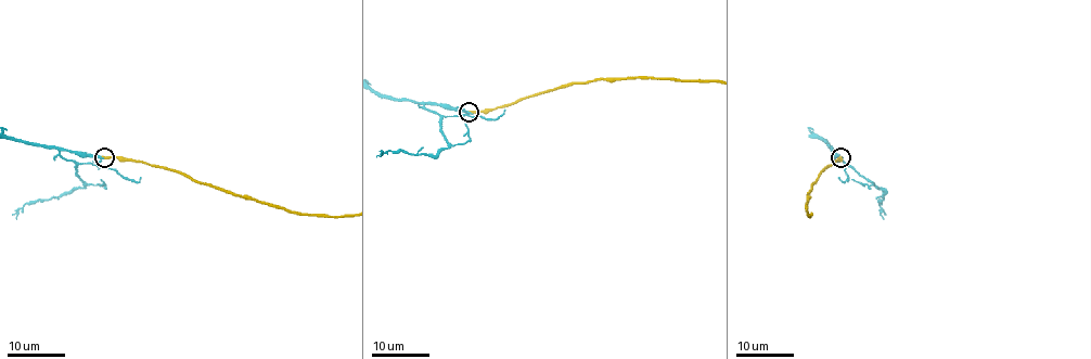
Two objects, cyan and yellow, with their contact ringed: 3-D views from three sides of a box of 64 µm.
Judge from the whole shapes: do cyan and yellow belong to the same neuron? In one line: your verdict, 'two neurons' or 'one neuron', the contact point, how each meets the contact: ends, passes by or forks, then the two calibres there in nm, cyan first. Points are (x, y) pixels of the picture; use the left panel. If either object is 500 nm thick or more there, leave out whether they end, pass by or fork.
two neurons; at (104, 157); cyan passes by; yellow ends there; 200 nm thick on the cyan side, 240 nm on the other

